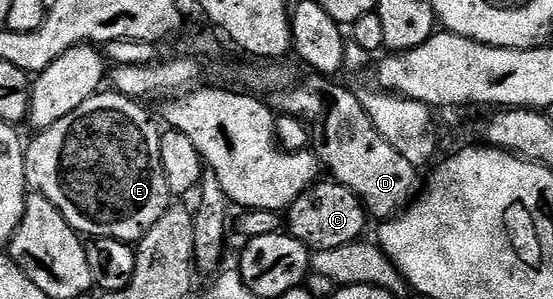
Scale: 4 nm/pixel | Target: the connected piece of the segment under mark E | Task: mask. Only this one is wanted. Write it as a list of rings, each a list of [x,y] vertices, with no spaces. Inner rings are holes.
[[[100,91],[94,97],[90,97],[85,103],[81,103],[81,107],[77,107],[77,111],[73,111],[69,115],[65,115],[65,119],[53,123],[53,127],[36,132],[31,145],[29,141],[29,144],[26,146],[23,158],[25,159],[25,175],[27,176],[28,186],[45,199],[49,199],[49,203],[53,203],[53,207],[57,207],[57,211],[61,211],[61,215],[65,215],[65,219],[73,226],[76,233],[84,238],[108,237],[118,241],[138,243],[151,230],[153,223],[157,223],[161,219],[161,215],[165,215],[165,211],[171,208],[173,204],[173,194],[169,183],[165,179],[165,167],[161,167],[160,126],[155,126],[154,119],[139,105],[142,104],[138,100],[123,97],[117,92]]]

